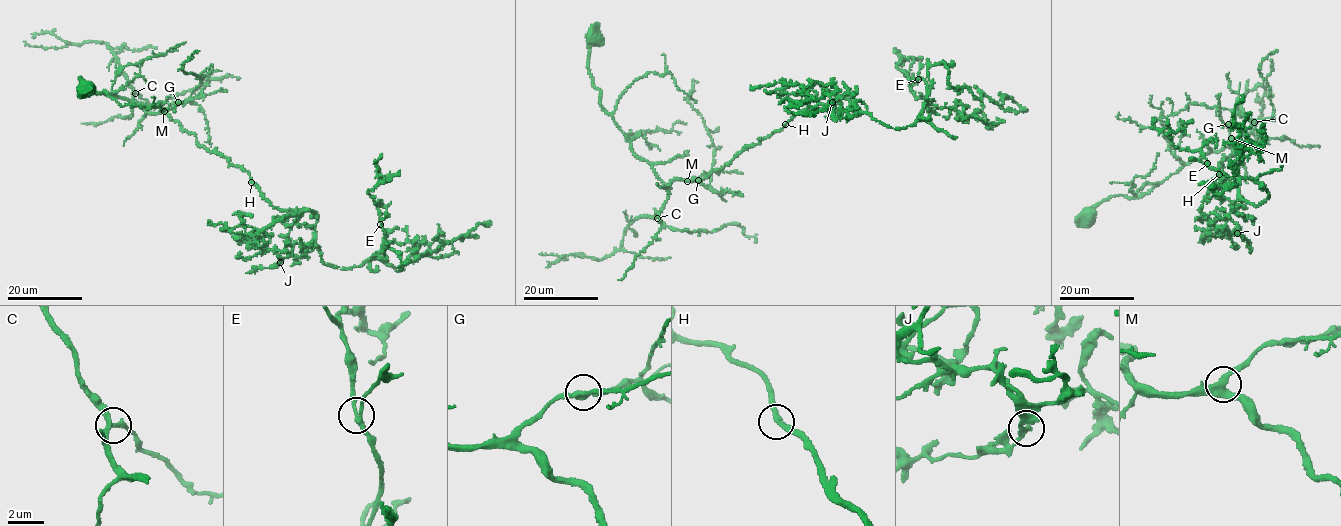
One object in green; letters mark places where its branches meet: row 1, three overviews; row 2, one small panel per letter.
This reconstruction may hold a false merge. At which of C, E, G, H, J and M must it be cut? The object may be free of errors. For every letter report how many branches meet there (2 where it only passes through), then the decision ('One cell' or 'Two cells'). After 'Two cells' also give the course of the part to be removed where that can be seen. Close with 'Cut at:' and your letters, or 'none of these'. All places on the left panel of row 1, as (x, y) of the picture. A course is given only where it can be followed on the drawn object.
C: Branches: 3. One cell
E: Branches: 3. One cell
G: Branches: 3. One cell
H: Branches: 2. One cell
J: Branches: 2. One cell
M: Branches: 3. One cell
Cut at: none of these

